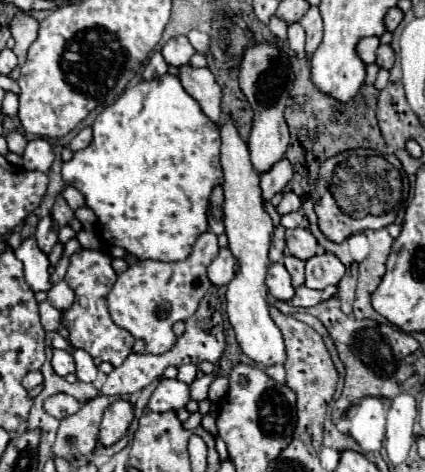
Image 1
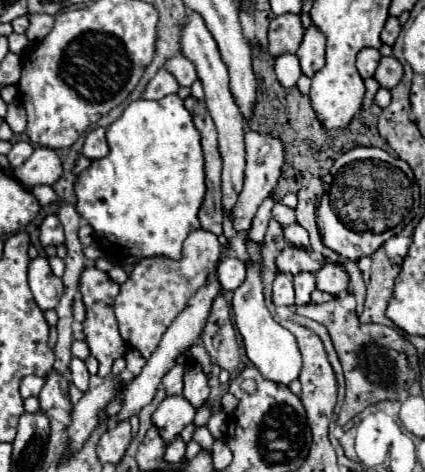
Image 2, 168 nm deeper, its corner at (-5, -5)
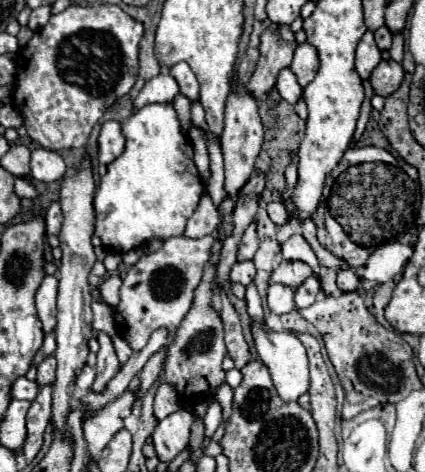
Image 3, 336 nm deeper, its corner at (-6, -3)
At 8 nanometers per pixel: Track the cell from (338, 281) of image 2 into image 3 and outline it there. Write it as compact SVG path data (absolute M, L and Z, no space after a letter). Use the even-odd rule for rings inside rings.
M342 268L338 272L338 288L344 292L354 292L360 284L360 278L354 274L352 268Z

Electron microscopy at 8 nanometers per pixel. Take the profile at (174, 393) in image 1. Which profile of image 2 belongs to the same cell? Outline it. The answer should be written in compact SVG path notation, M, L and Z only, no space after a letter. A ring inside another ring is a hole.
M167 396L153 414L153 424L161 430L165 442L171 442L195 418L195 406L183 396Z

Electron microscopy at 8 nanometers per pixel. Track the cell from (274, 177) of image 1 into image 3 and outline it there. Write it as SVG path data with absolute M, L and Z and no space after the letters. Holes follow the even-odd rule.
M250 224L244 234L242 234L242 242L238 246L238 260L252 260L252 256L258 250L258 236L256 236L256 224Z

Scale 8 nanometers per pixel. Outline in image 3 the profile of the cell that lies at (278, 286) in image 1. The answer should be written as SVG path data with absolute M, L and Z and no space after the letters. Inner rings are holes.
M270 284L268 288L268 308L272 314L288 314L296 310L294 306L294 290L284 284Z

